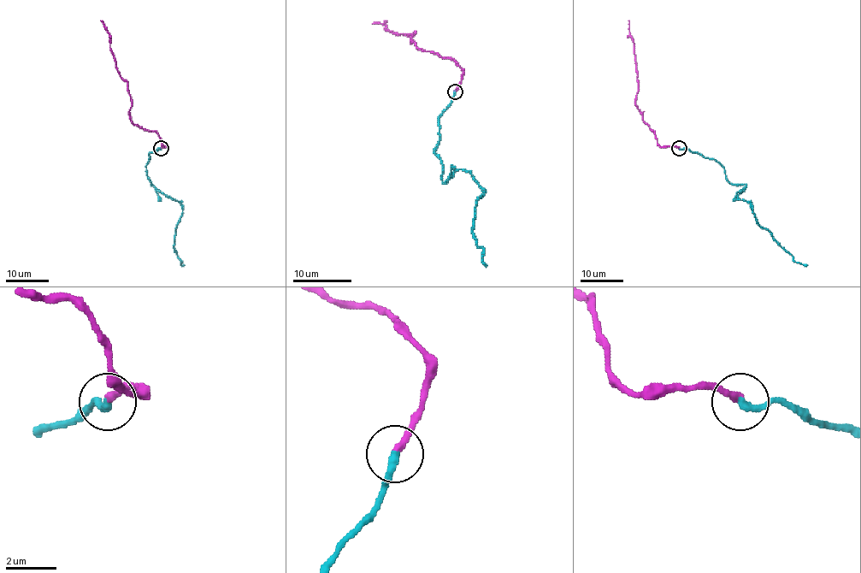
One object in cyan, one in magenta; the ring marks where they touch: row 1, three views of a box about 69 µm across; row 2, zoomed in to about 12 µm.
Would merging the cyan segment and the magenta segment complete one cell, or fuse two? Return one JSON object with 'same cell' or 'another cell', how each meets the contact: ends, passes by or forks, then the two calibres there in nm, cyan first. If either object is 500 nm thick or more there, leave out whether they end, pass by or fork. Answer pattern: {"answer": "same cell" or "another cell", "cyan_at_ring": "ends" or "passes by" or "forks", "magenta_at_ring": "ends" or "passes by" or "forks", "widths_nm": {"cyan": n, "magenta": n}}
{"answer": "same cell", "cyan_at_ring": "ends", "magenta_at_ring": "ends", "widths_nm": {"cyan": 320, "magenta": 280}}

